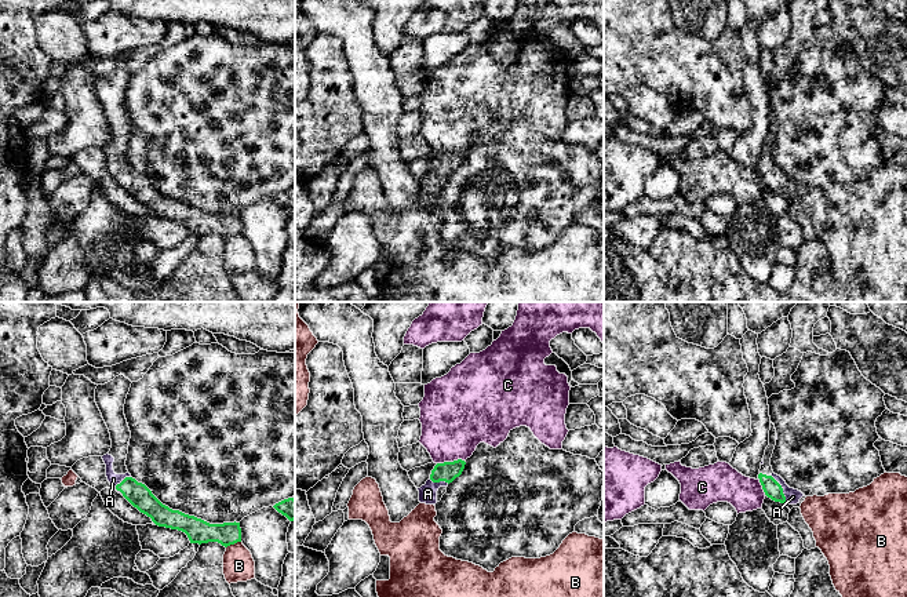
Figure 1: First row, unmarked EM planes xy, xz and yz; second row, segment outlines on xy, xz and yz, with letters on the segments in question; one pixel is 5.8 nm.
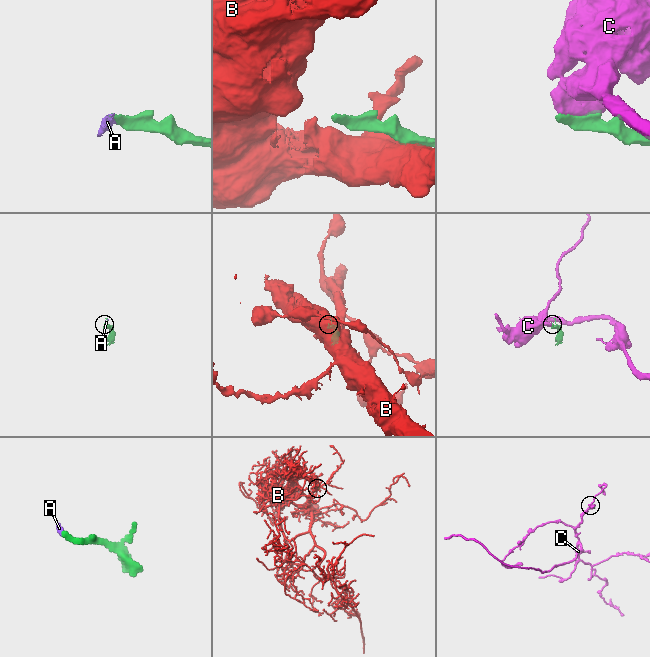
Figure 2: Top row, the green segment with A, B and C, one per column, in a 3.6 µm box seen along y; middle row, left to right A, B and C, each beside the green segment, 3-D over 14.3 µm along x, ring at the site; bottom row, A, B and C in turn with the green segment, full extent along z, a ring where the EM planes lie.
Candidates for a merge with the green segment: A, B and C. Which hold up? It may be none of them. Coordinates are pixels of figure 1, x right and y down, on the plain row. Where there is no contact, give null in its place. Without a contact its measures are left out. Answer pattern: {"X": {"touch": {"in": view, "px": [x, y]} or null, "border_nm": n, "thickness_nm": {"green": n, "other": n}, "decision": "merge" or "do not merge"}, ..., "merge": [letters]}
{"A": {"touch": {"in": "yz", "px": [782, 179]}, "border_nm": 190, "thickness_nm": {"green": 100, "other": 90}, "decision": "merge"}, "B": {"touch": {"in": "xy", "px": [233, 235]}, "border_nm": 100, "thickness_nm": {"green": 140, "other": 190}, "decision": "do not merge"}, "C": {"touch": {"in": "xz", "px": [450, 153]}, "border_nm": 160, "thickness_nm": {"green": 120, "other": 380}, "decision": "do not merge"}, "merge": ["A"]}

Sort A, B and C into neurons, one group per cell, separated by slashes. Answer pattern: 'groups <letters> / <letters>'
groups A / B / C

